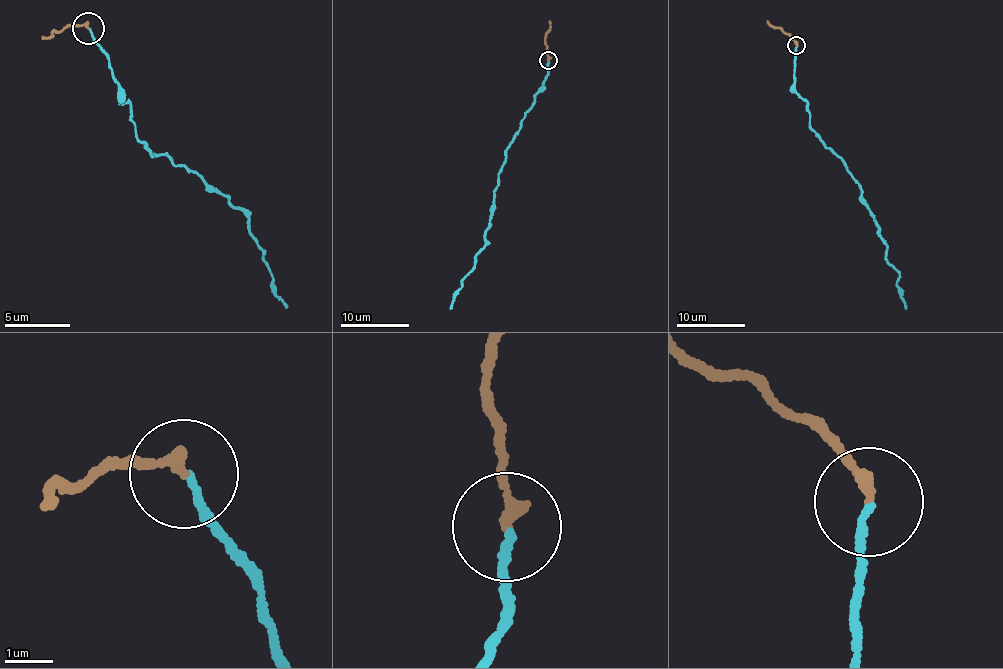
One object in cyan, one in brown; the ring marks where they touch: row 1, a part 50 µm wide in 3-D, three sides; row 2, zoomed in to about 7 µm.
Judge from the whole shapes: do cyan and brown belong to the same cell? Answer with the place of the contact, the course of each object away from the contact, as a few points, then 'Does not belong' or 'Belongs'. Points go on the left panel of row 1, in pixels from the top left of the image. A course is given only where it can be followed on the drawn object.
Place: (88, 28). Course of cyan: (89, 28), (109, 61), (116, 97), (131, 105), (138, 139), (247, 216), (273, 294), (286, 308). Course of brown: (89, 28), (71, 24), (56, 34), (41, 36). Does not belong

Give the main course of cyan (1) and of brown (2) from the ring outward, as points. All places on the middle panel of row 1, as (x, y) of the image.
1: (548, 61), (547, 76), (507, 148), (484, 232), (485, 244), (476, 254), (449, 309)
2: (548, 61), (545, 37), (549, 21)

